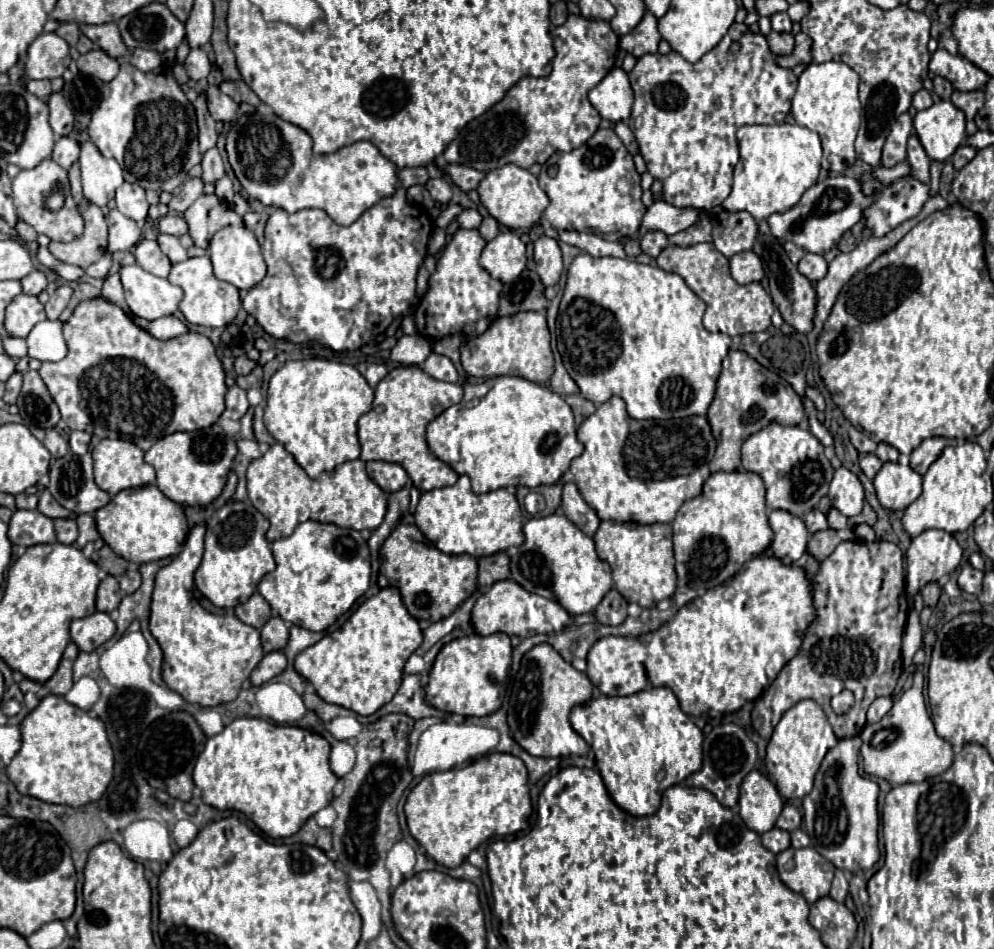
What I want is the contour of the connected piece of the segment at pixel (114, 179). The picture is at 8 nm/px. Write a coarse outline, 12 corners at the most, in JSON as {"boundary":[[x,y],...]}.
{"boundary":[[83,143],[79,163],[85,197],[105,207],[123,183],[119,163]]}

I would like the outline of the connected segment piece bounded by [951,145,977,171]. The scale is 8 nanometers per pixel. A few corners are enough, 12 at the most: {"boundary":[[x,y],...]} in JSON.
{"boundary":[[961,145],[953,155],[953,167],[965,167],[977,149]]}

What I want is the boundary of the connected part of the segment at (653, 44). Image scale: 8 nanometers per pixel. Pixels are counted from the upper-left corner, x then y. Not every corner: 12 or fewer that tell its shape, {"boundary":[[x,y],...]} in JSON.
{"boundary":[[647,11],[619,47],[635,57],[655,53],[661,35],[657,17]]}

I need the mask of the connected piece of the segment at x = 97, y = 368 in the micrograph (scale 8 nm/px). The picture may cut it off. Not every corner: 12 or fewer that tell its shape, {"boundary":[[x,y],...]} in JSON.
{"boundary":[[103,297],[41,365],[61,419],[147,451],[225,411],[201,333],[159,341]]}

